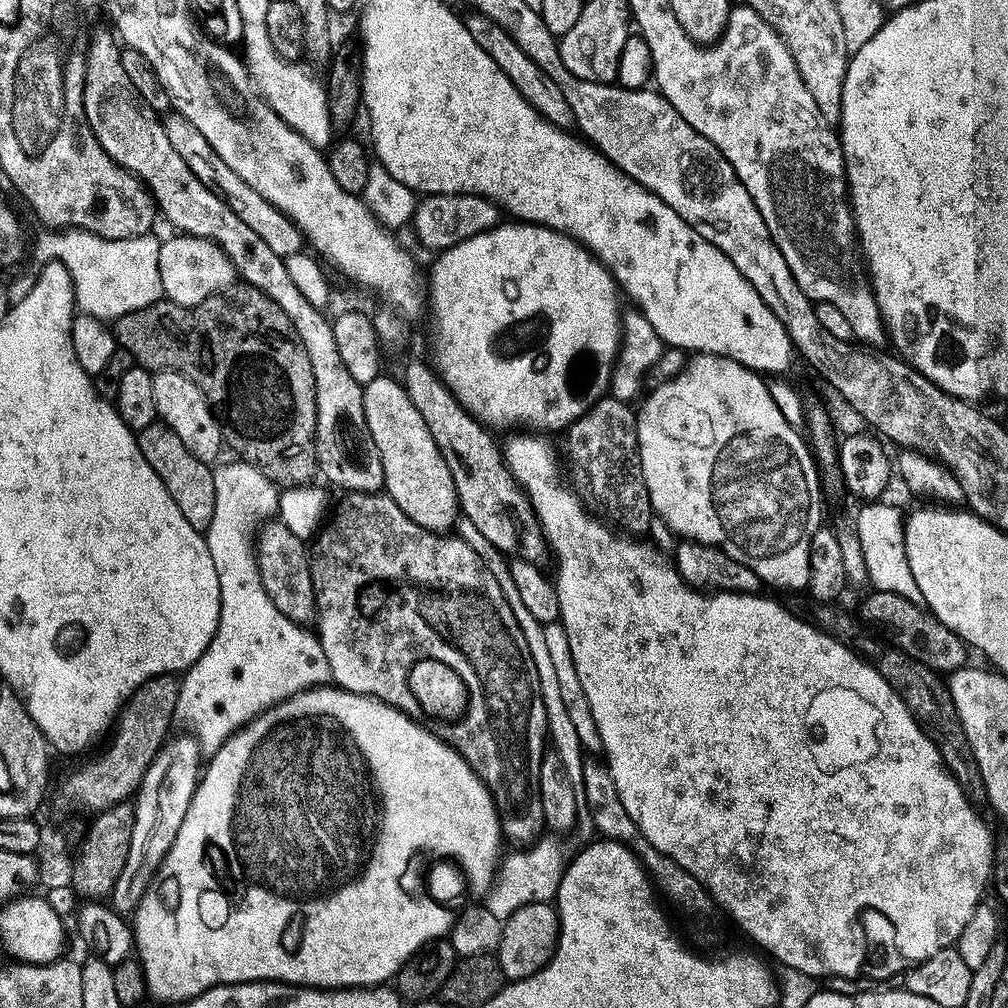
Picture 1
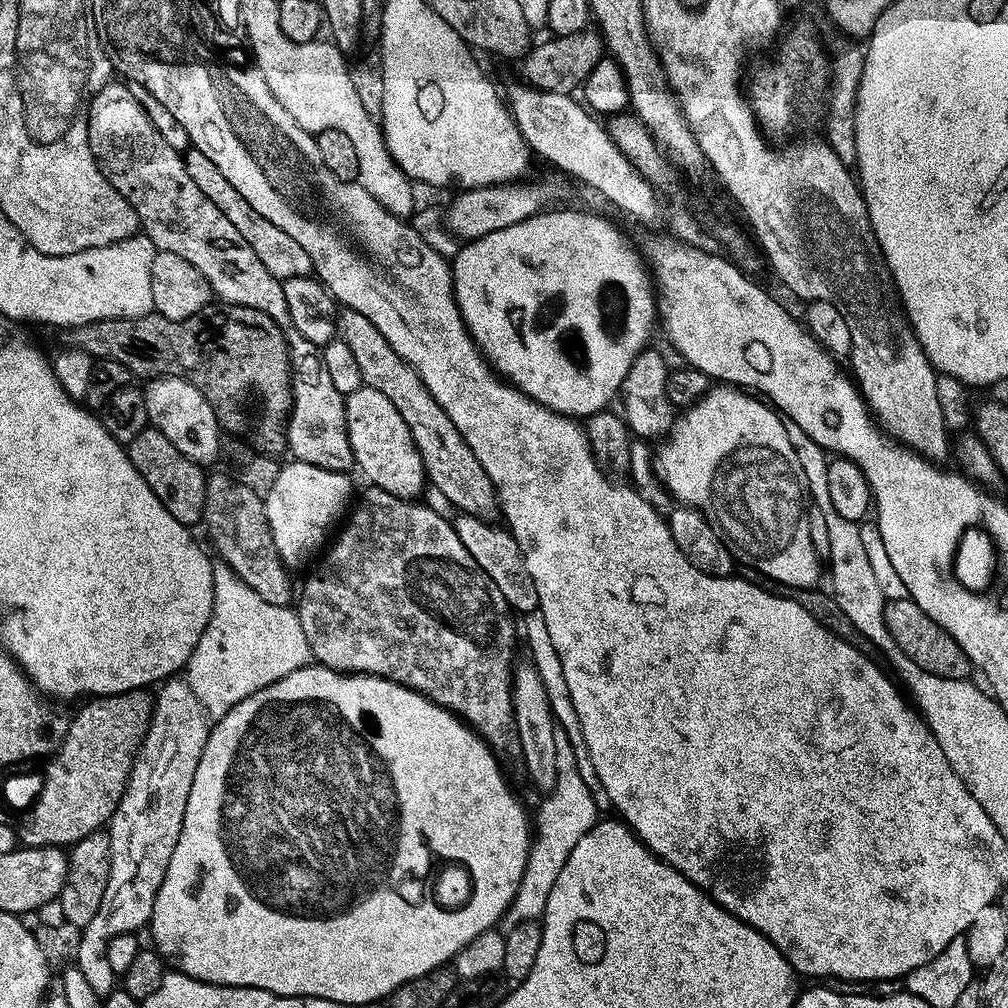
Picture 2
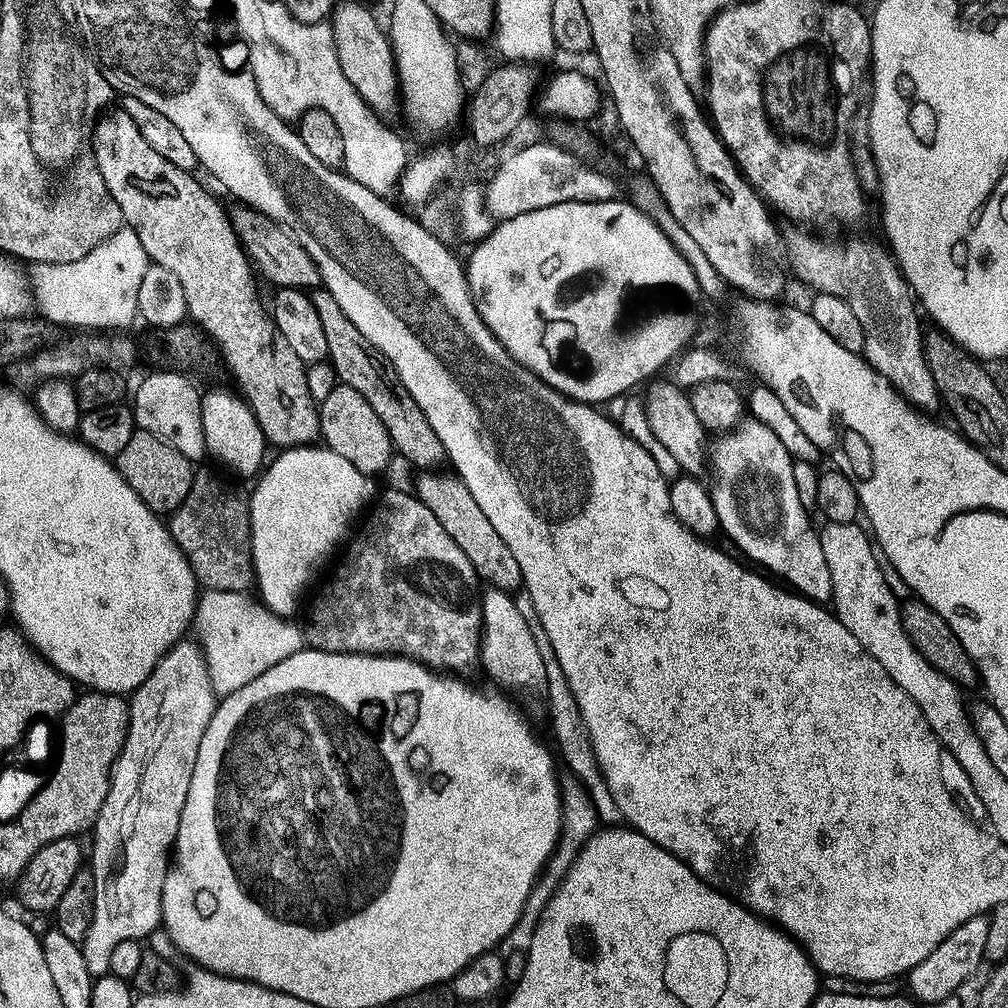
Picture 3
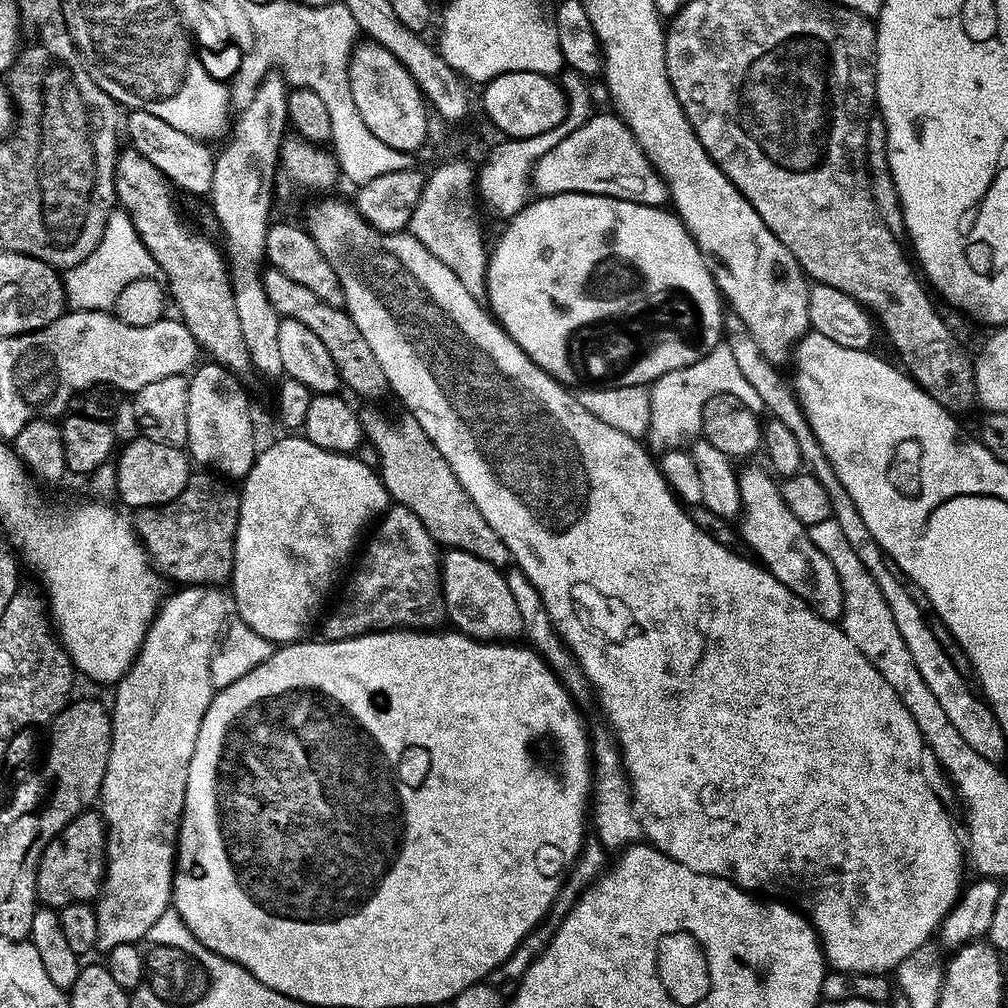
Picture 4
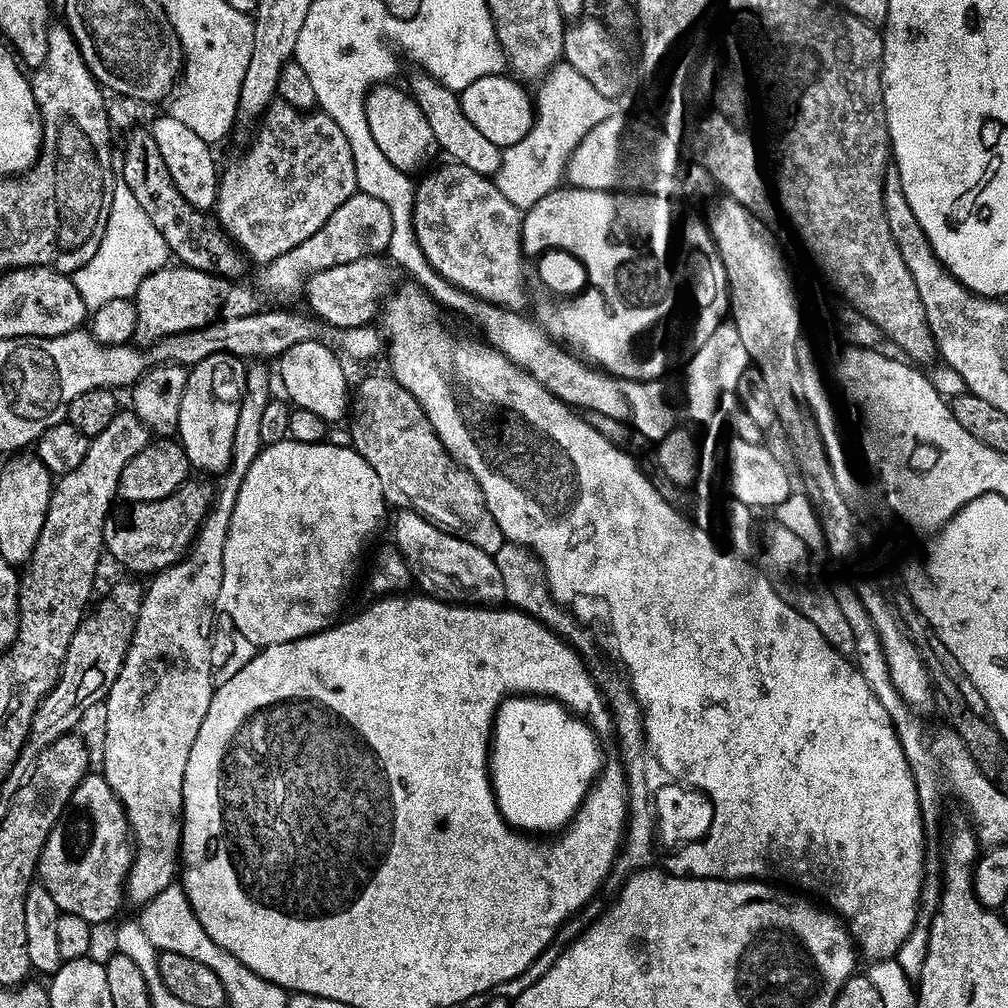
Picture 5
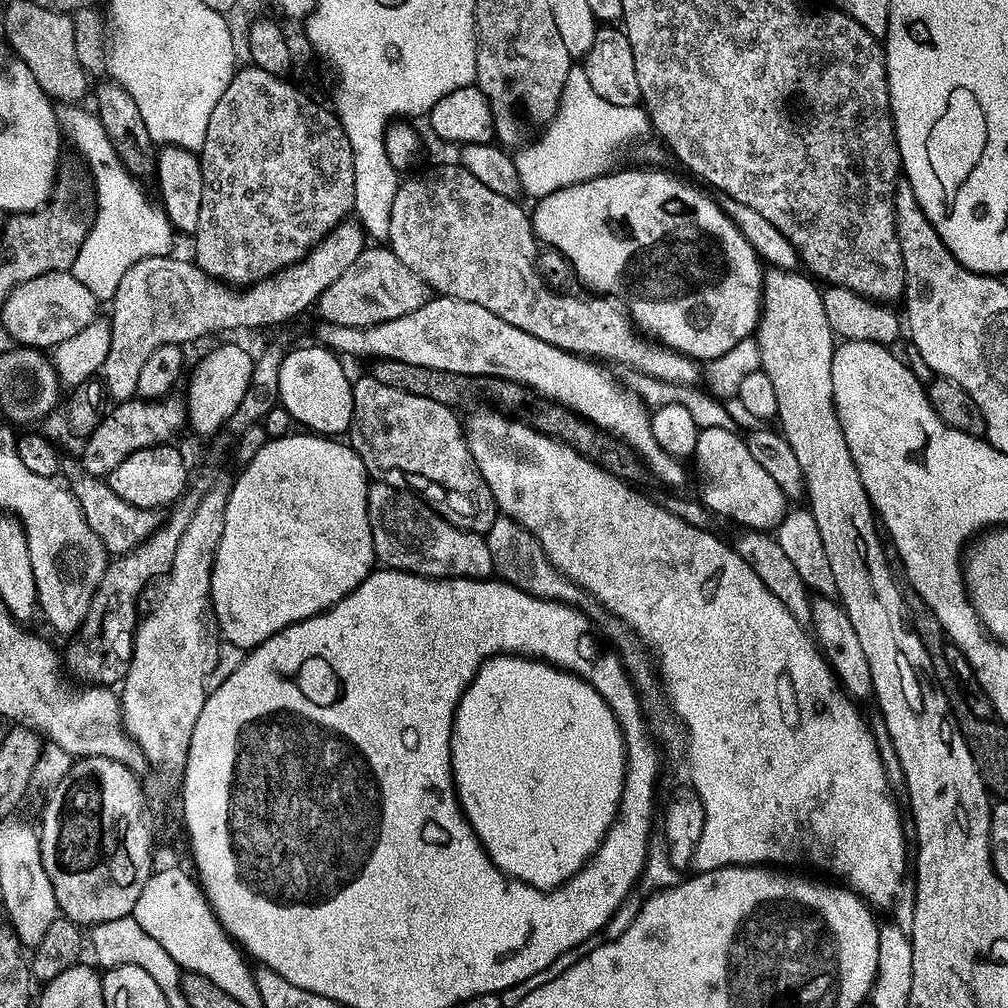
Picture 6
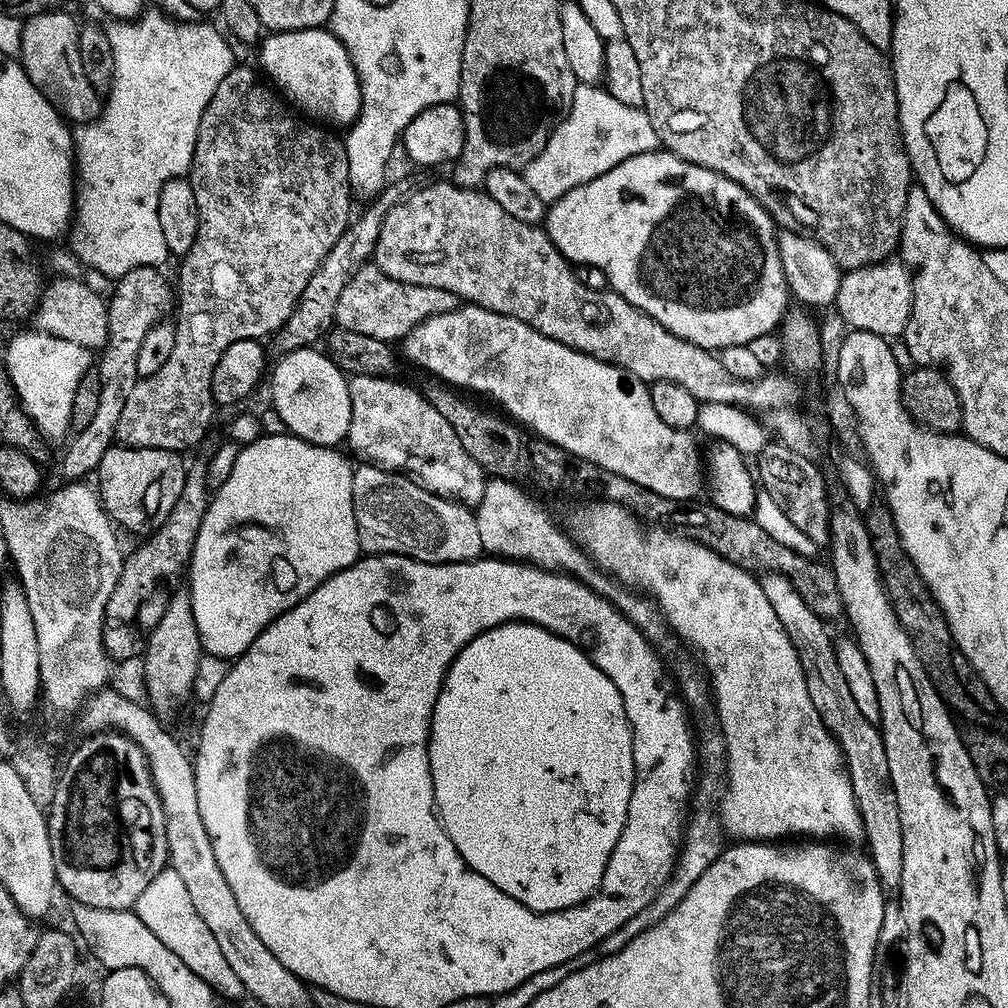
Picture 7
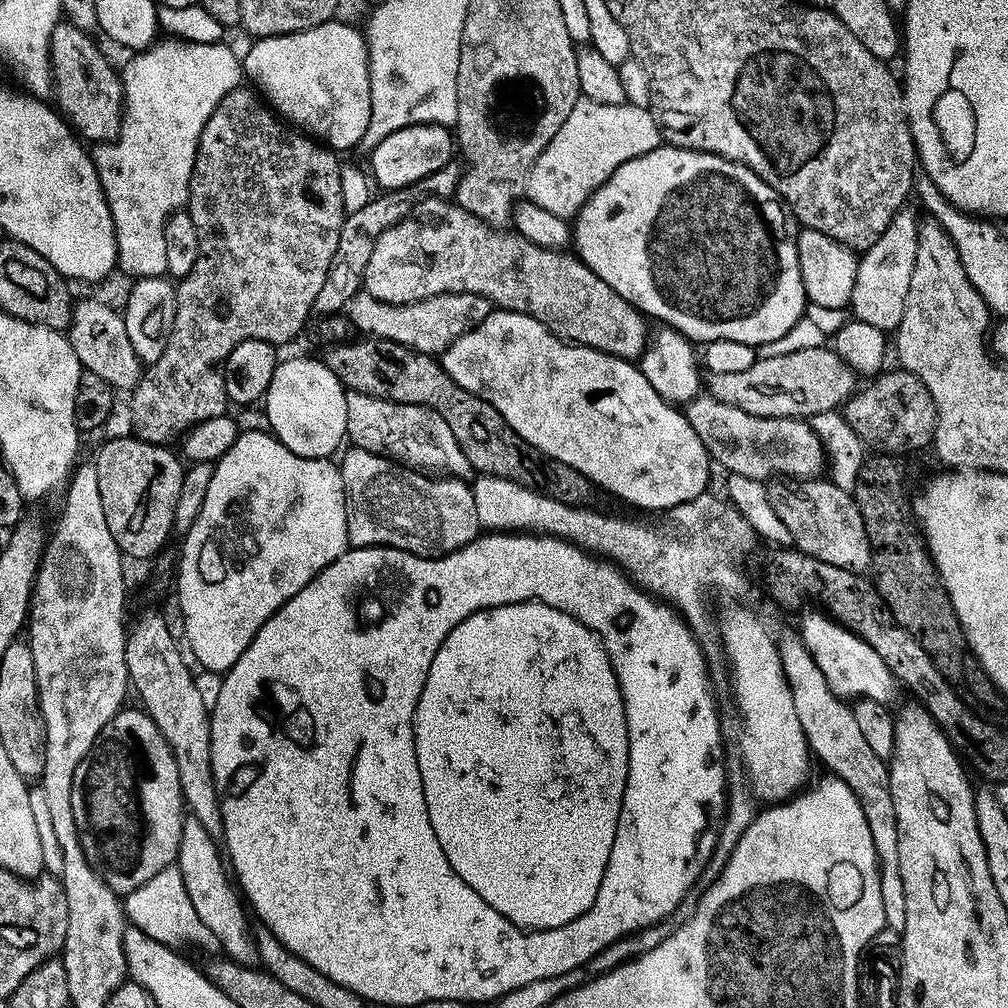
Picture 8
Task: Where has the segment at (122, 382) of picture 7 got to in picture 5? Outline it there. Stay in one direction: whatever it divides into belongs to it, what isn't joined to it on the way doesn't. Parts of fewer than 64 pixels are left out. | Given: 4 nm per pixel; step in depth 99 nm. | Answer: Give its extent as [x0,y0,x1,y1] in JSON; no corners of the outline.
[136,190,391,338]

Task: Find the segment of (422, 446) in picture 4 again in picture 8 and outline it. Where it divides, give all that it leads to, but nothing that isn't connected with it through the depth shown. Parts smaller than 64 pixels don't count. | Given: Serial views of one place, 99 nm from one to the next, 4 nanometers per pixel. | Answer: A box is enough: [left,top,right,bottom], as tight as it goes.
[346,390,468,474]

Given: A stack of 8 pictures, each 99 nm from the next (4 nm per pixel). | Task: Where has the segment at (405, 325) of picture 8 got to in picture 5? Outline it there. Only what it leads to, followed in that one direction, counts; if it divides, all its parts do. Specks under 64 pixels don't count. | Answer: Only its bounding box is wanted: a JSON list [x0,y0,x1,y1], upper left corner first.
[306,256,388,328]

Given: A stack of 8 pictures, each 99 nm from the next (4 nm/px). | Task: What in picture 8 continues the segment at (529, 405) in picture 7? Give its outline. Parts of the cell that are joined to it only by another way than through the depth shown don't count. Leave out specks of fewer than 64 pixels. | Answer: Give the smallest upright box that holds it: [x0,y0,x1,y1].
[442,310,712,512]

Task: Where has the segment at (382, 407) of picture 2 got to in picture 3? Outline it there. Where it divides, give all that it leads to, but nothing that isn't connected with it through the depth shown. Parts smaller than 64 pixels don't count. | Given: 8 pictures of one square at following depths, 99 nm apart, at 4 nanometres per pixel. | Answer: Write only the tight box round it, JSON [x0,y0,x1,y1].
[318,383,394,476]

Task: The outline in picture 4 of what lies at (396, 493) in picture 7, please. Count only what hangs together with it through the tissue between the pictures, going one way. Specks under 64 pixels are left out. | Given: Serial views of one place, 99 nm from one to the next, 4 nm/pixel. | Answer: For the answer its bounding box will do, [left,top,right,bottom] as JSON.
[440,548,523,642]

